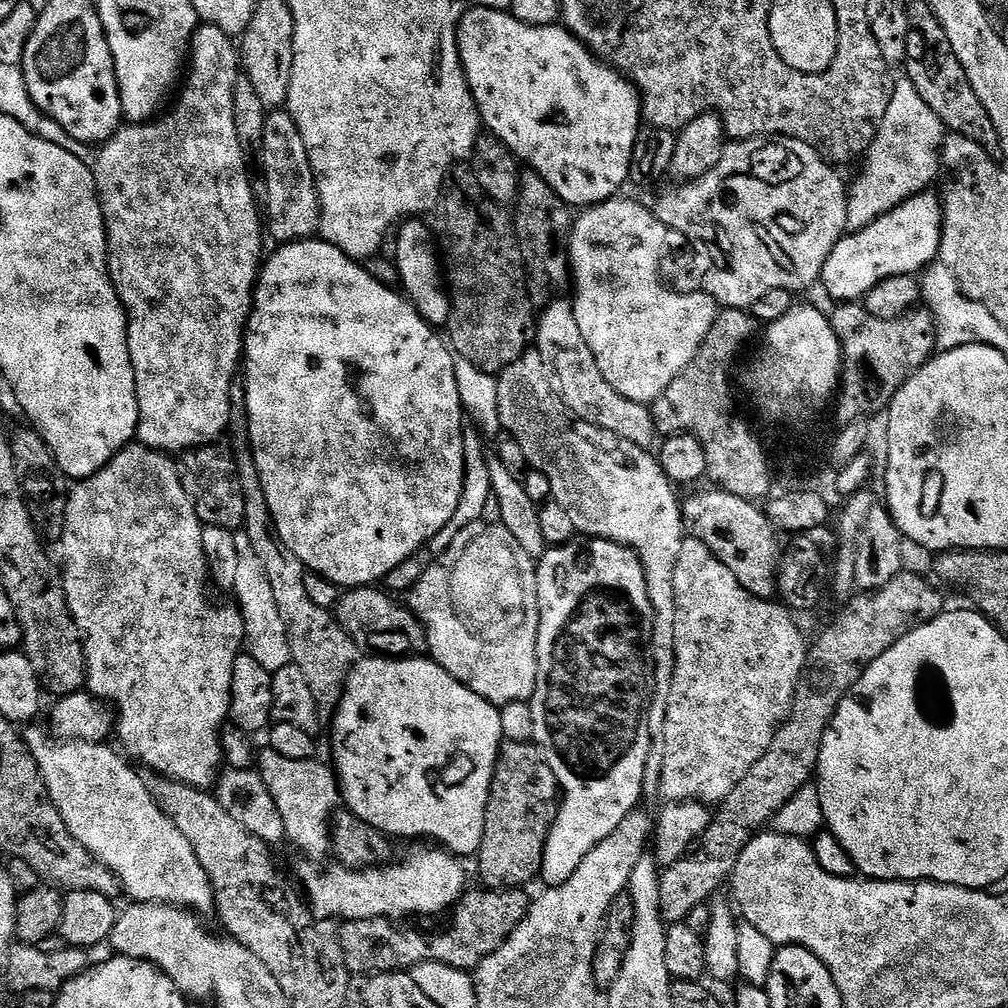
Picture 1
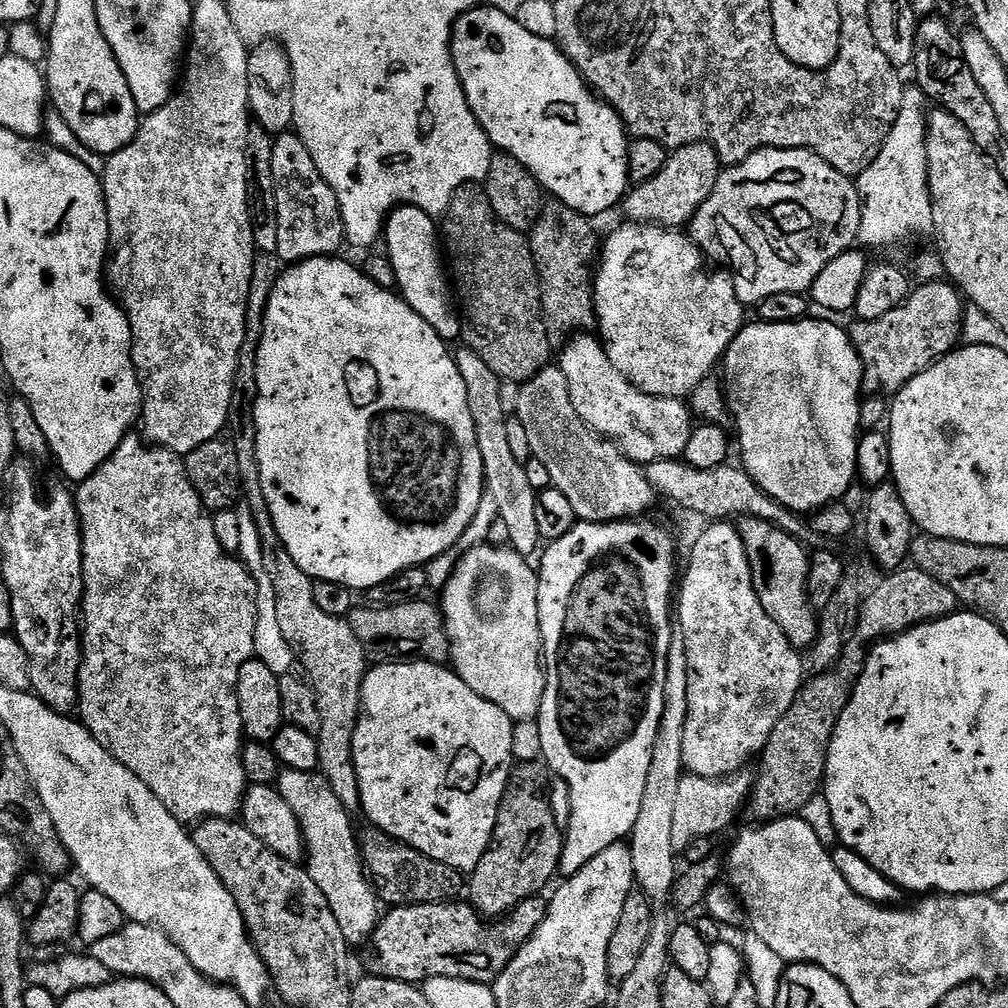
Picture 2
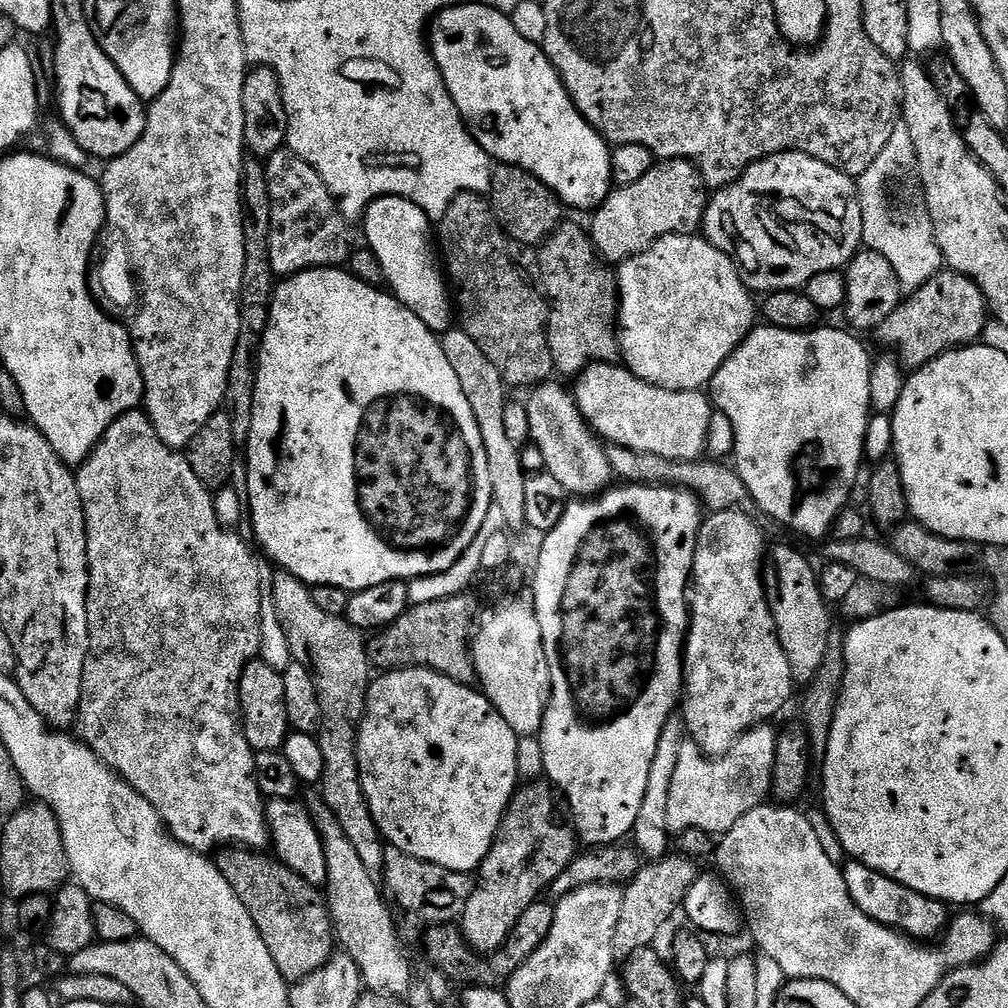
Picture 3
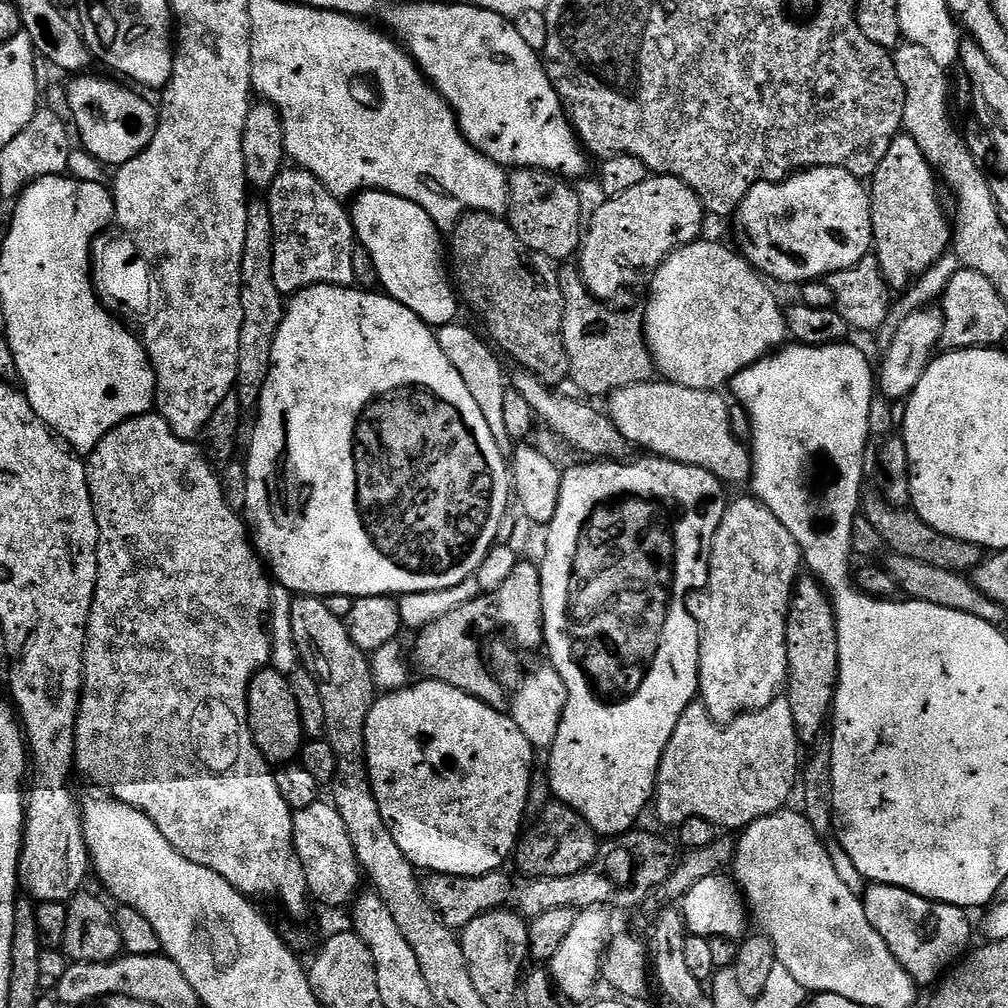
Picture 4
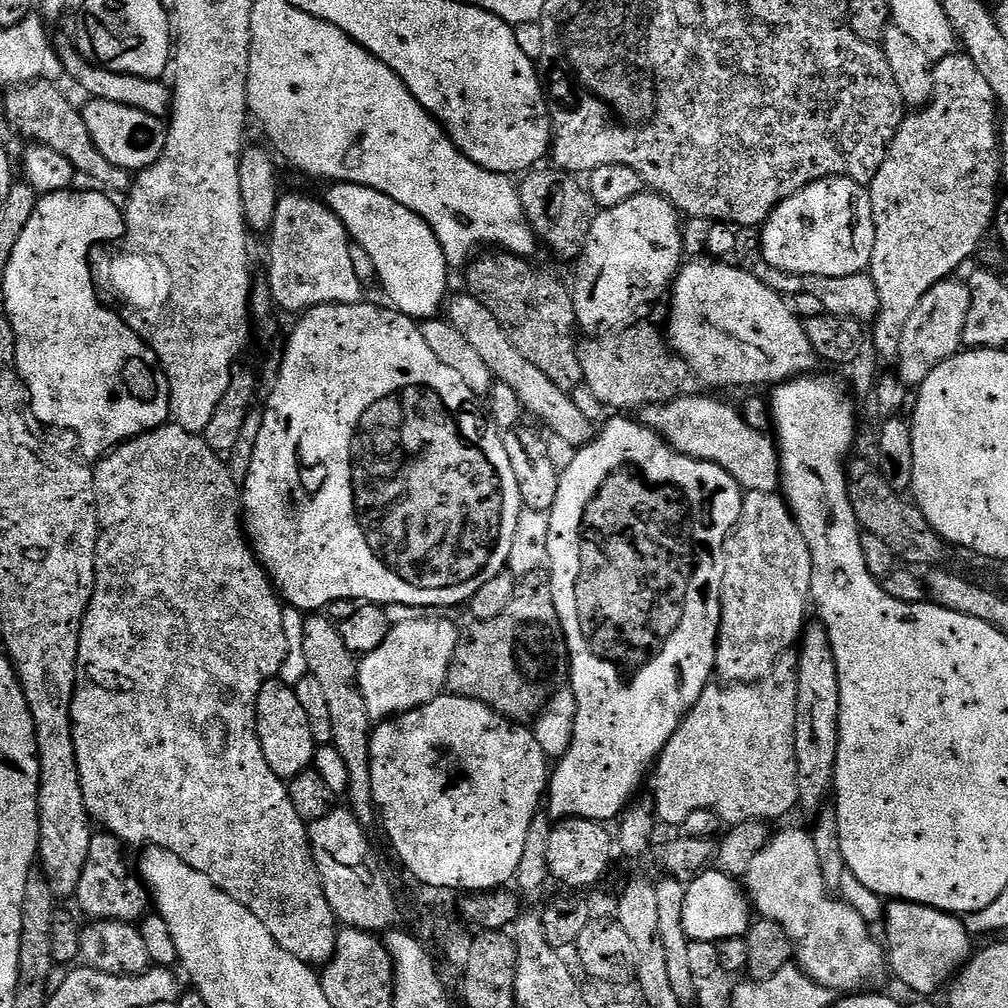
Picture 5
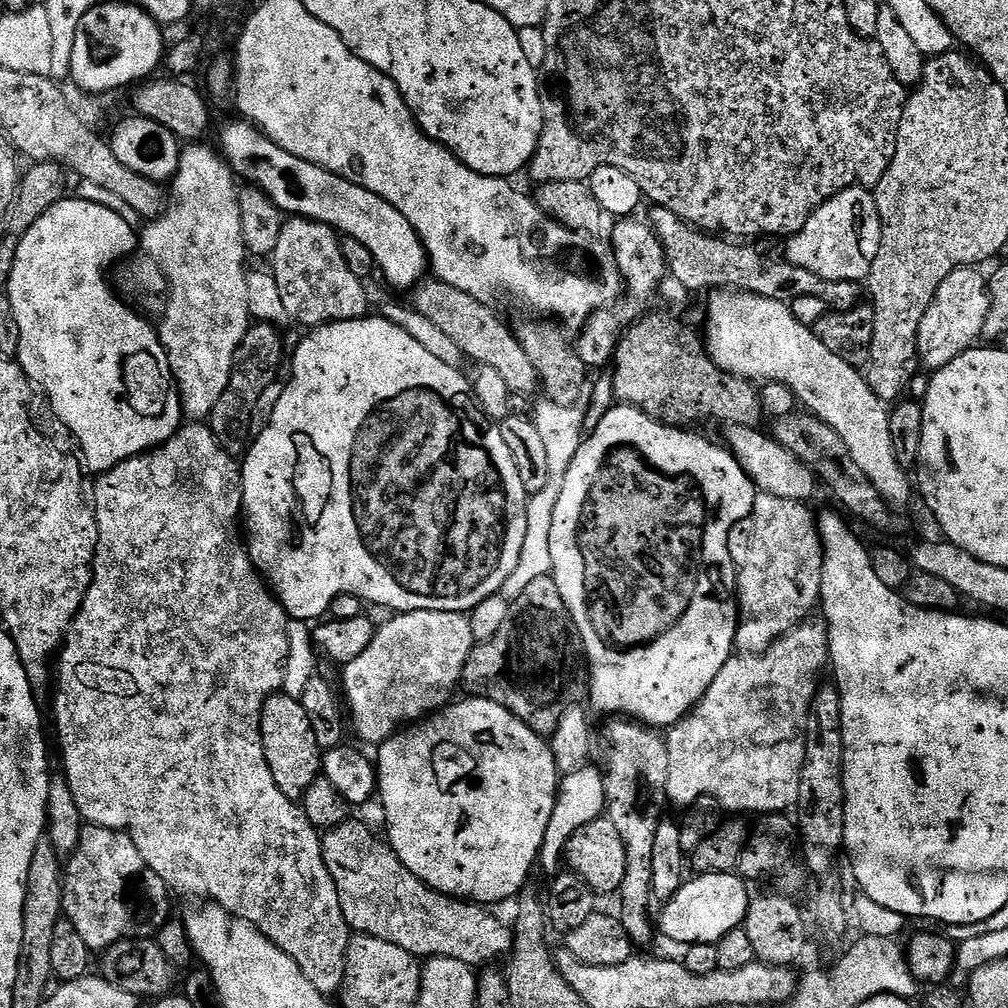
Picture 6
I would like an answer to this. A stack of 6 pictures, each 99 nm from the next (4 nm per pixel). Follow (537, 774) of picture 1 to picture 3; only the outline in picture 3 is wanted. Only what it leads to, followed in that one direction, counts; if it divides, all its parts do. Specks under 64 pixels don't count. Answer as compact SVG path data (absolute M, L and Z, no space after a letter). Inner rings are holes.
M528 782L517 787L516 795L508 804L496 841L478 869L479 883L458 921L475 952L499 953L522 914L526 914L530 905L537 903L543 897L540 895L547 893L552 883L576 860L577 833L556 821L556 800L551 791L553 789L547 783Z

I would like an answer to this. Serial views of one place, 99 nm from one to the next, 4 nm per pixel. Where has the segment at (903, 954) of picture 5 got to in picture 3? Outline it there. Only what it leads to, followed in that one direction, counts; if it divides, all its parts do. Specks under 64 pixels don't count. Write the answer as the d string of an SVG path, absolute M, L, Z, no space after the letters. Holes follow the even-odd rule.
M849 859L842 871L846 890L854 906L858 906L858 910L862 910L862 914L866 914L874 922L885 924L887 928L895 928L897 932L903 932L917 942L935 941L947 929L950 908L944 901L930 898L918 890L910 890L902 886L902 882L894 882L894 878L886 878L886 874L870 870L870 866L854 859Z

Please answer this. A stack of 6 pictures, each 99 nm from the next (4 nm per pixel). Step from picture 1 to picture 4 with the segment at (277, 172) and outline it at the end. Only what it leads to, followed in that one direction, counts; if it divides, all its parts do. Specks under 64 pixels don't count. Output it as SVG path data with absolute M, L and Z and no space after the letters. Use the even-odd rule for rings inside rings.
M285 167L266 190L272 219L274 286L281 294L295 294L315 284L347 288L356 284L352 252L358 247L349 209L313 172Z

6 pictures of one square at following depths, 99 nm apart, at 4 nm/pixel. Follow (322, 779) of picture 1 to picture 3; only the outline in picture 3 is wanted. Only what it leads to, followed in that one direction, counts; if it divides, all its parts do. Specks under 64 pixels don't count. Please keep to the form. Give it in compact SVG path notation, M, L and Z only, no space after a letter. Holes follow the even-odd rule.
M323 799L307 801L306 807L320 831L328 855L326 903L328 911L332 913L334 936L339 947L341 944L344 947L341 949L354 958L369 991L379 995L405 997L412 984L412 966L404 957L400 936L396 933L396 924L388 909L389 901L382 888L380 893L380 888L376 885L377 877L366 870L362 858L358 858L358 850L354 850L354 842L346 838L342 826L338 824L338 818L324 804Z

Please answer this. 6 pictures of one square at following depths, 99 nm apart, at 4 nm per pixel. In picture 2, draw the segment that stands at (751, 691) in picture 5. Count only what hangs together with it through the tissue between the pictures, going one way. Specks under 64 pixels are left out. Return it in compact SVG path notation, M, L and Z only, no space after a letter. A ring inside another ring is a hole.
M741 770L735 776L723 780L711 780L691 774L681 776L678 799L674 805L674 827L671 835L677 853L685 852L698 838L716 838L719 837L719 832L726 831L735 822L736 815L745 807L753 783L753 773L748 773L748 770Z

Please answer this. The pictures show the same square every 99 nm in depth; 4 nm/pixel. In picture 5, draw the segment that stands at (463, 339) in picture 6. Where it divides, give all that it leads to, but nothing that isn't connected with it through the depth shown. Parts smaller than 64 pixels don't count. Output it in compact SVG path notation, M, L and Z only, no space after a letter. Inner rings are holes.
M467 294L454 296L451 297L452 305L450 300L446 308L448 323L460 331L462 338L466 338L470 346L474 346L474 351L480 355L482 362L490 366L493 377L499 383L510 386L514 394L518 394L518 402L522 402L525 413L529 417L537 416L562 443L569 444L572 450L579 450L589 444L598 431L597 425L592 425L591 418L572 401L573 397L554 386L554 382L550 382L550 378L546 378L546 374L542 374L542 370L538 370L538 366L534 366L530 358L525 358L522 350L518 350L518 346L510 342L498 318L494 318L494 314L490 314L490 310L486 310L486 306L478 302L478 298Z

